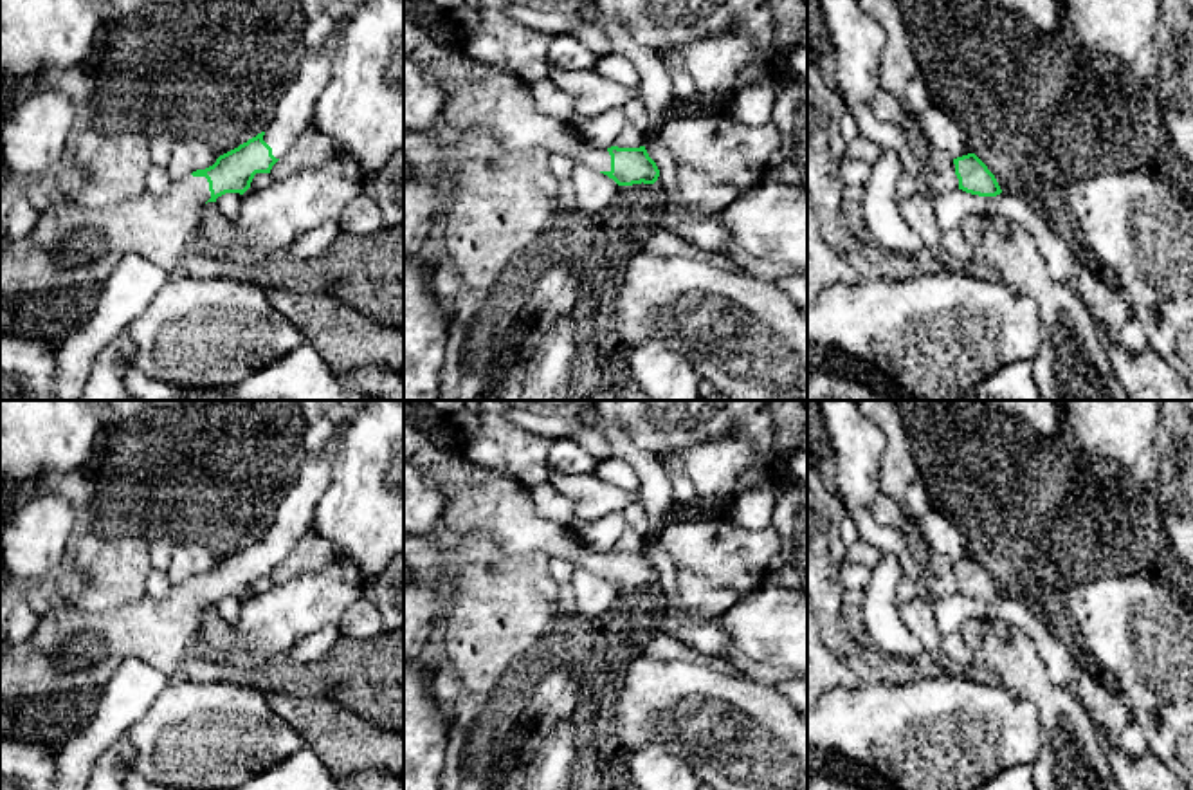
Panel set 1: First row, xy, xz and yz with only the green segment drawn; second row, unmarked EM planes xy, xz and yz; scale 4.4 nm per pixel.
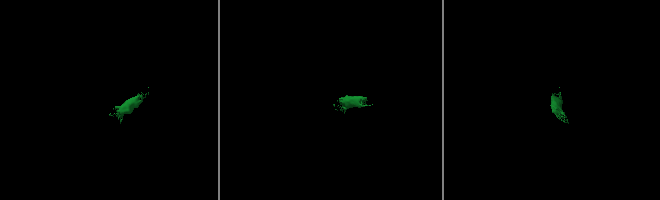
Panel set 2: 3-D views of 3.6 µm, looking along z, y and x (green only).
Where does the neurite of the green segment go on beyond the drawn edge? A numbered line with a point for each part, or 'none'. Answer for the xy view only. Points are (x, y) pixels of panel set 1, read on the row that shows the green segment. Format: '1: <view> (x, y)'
1: xy (294, 114)
2: xy (71, 244)

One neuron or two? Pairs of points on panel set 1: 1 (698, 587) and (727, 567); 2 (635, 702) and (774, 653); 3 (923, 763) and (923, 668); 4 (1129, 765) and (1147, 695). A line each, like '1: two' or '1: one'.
1: two
2: two
3: two
4: two

